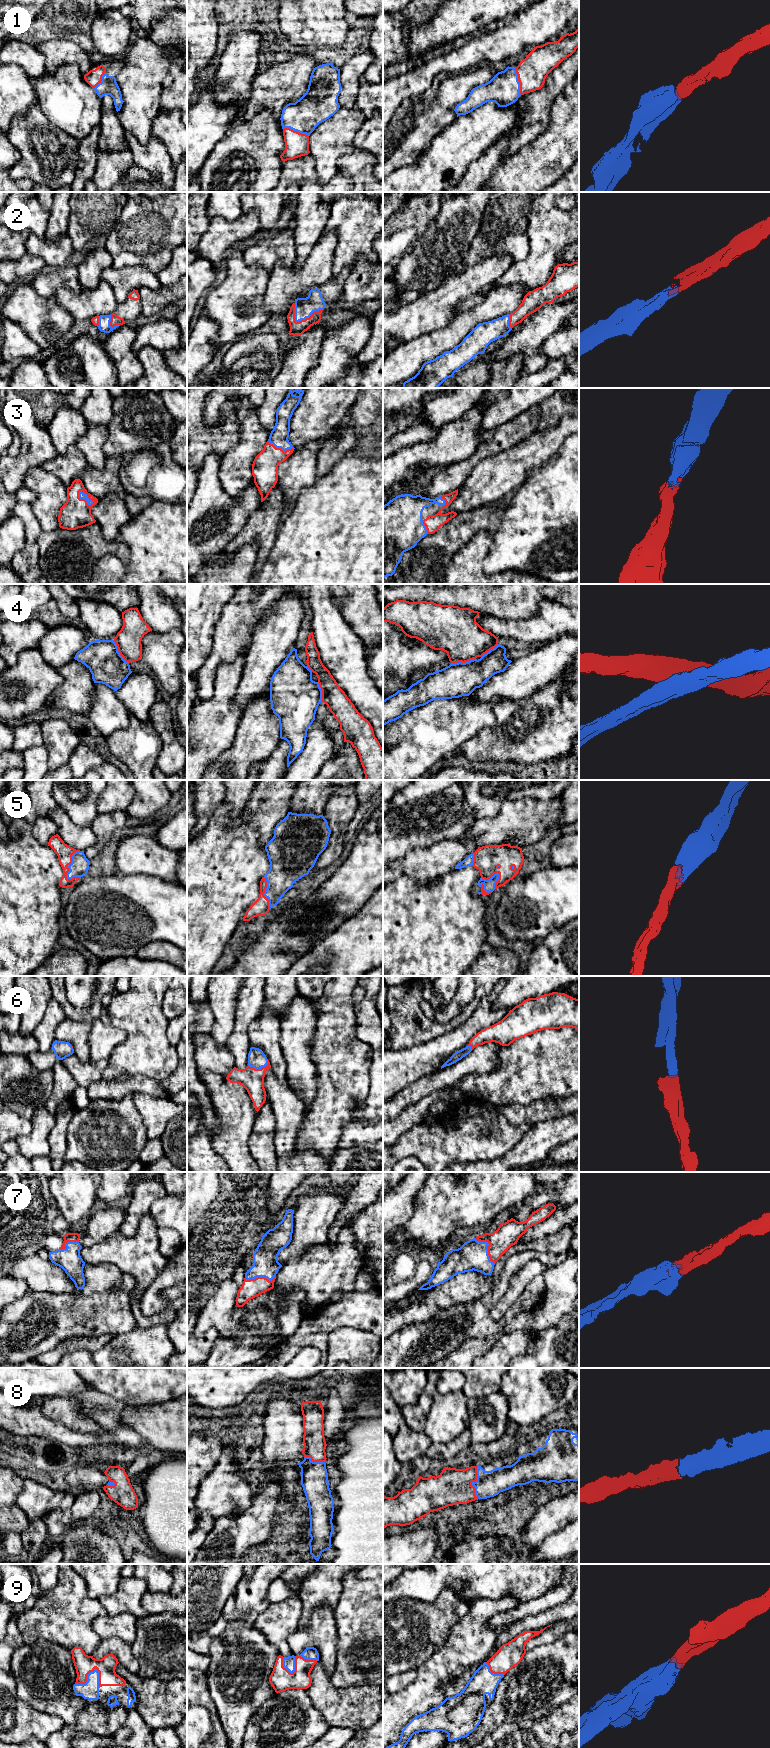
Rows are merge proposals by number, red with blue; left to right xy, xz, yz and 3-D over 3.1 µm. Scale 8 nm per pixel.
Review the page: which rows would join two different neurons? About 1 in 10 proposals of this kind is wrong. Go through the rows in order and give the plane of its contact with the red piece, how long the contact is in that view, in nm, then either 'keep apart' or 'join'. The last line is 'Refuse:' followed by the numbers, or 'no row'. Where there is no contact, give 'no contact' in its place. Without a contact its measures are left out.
1: contact in yz; length 240 nm; join
2: contact in xz; length 240 nm; join
3: contact in xy; length 160 nm; join
4: contact in yz; length 200 nm; keep apart
5: contact in xy; length 260 nm; join
6: contact in xz; length 180 nm; join
7: contact in yz; length 260 nm; join
8: contact in yz; length 260 nm; join
9: contact in xy; length 220 nm; join
Refuse: 4

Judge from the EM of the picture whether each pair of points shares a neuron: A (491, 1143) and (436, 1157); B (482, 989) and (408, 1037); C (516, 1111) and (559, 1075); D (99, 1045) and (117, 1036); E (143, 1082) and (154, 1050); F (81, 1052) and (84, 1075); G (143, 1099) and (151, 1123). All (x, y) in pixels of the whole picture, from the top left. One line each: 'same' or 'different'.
A: same
B: same
C: different
D: same
E: different
F: different
G: same

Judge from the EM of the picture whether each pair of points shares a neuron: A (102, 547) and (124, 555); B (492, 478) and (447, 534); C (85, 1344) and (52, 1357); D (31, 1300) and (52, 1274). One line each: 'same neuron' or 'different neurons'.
A: same neuron
B: different neurons
C: same neuron
D: different neurons

